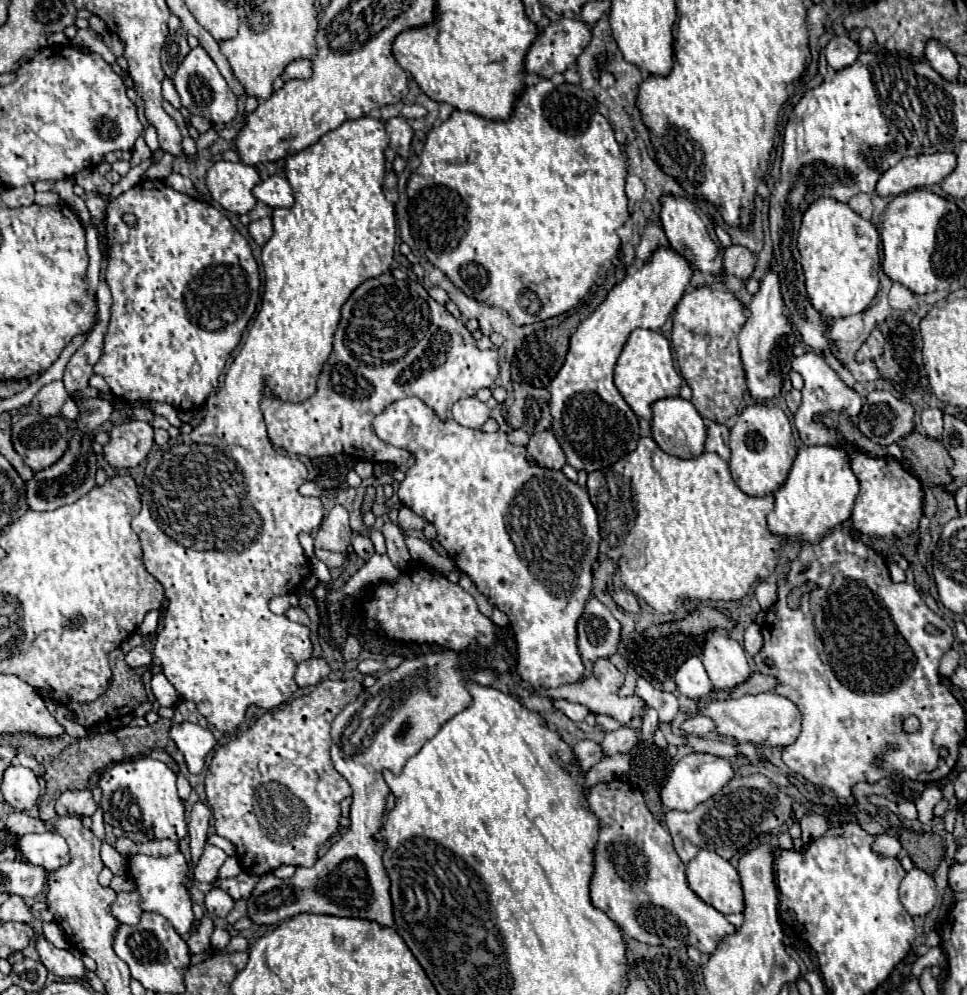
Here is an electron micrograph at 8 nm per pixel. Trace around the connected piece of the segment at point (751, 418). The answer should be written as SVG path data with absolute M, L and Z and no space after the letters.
M752 405L746 407L730 429L730 473L736 485L752 497L762 497L780 489L790 473L796 459L796 441L792 435L792 425L780 407Z

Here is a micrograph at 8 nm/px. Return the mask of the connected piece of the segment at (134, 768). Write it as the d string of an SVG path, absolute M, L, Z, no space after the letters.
M148 757L114 763L100 773L98 785L102 787L104 823L126 833L144 833L152 839L182 841L186 837L186 815L176 791L176 773L166 763Z

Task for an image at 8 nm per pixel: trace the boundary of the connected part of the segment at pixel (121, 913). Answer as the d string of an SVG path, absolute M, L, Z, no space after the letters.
M136 887L128 893L118 893L118 899L110 907L112 915L118 917L126 925L136 925L140 921L142 909L140 909L140 895Z

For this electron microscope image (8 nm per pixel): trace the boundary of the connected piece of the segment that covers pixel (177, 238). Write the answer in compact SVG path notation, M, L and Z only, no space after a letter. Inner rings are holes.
M140 181L136 187L128 189L126 193L118 195L116 199L112 199L106 207L106 251L108 251L108 271L106 271L106 281L110 285L112 291L112 319L110 319L110 327L108 333L104 337L104 347L102 347L102 355L94 367L94 373L104 377L104 381L110 385L112 393L116 397L122 397L126 401L132 403L144 403L144 401L160 401L160 403L168 403L180 411L192 411L196 407L200 407L206 397L216 389L220 373L224 369L226 359L230 357L230 353L236 349L236 345L242 339L242 331L246 329L250 317L256 311L256 303L260 297L260 275L258 275L258 265L252 257L252 251L248 249L248 241L232 227L232 223L220 213L216 211L212 205L196 201L192 197L188 197L186 193L180 193L172 187L166 187L162 181ZM126 213L132 213L136 217L136 225L130 227L122 217Z

